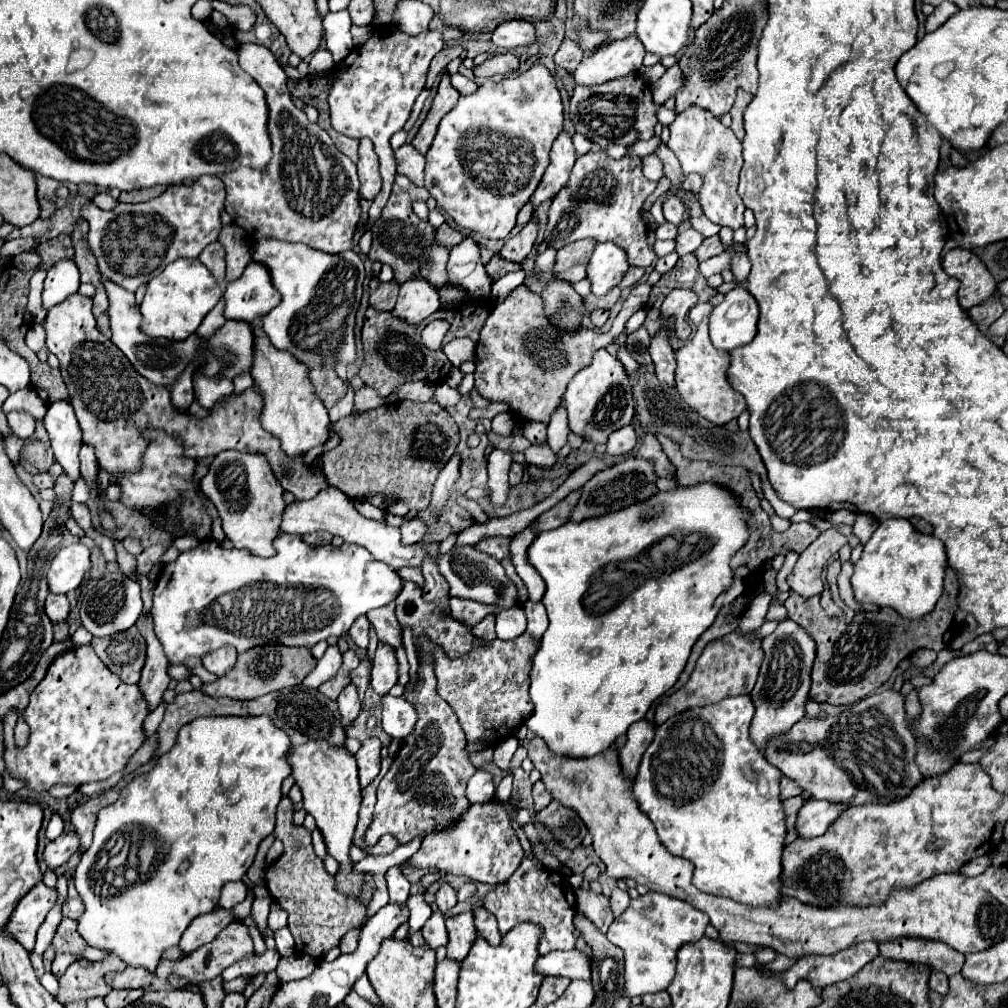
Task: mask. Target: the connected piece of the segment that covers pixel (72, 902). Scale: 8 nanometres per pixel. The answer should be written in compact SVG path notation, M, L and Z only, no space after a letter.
M70 869L70 871L66 871L64 875L68 877L68 897L66 897L66 901L62 903L62 915L70 917L70 919L78 919L78 917L84 913L84 903L82 903L78 891L74 889L74 881L72 881L74 871Z

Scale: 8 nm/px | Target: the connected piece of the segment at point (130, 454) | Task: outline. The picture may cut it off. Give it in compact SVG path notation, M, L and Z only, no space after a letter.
M74 293L72 297L68 297L66 301L58 303L56 307L52 307L46 315L44 321L44 329L46 329L46 347L50 353L54 353L60 359L60 371L64 377L64 383L68 387L70 393L70 405L74 407L76 419L80 423L80 429L84 433L84 443L92 445L96 449L96 459L98 465L102 469L106 469L110 475L120 475L120 473L136 473L142 467L142 457L148 449L148 439L144 437L146 429L156 429L156 431L164 431L170 437L178 439L184 443L184 455L192 457L192 459L204 459L204 457L212 457L224 449L238 449L238 451L260 451L268 457L268 463L272 465L272 471L276 475L276 479L282 483L282 487L290 493L294 493L294 497L300 499L310 499L312 495L316 495L320 489L324 489L326 477L320 469L308 469L304 467L304 461L292 461L290 457L286 457L280 449L280 441L278 437L274 437L272 433L264 431L260 425L260 393L256 393L256 387L246 389L240 395L228 395L224 397L220 403L216 403L206 419L198 419L192 417L188 411L178 411L172 405L172 397L170 391L166 387L154 387L146 377L142 377L140 373L136 373L136 369L132 367L132 363L128 361L128 357L110 341L106 339L98 327L96 327L96 319L92 315L92 299L84 297L80 293Z

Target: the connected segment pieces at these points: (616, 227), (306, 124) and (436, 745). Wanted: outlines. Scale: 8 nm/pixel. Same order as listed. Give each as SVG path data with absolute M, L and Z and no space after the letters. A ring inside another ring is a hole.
M592 149L590 153L578 157L568 183L554 197L548 211L544 241L554 249L584 237L592 237L598 243L612 241L628 253L630 265L650 267L656 253L646 243L648 227L640 219L640 209L654 189L656 183L646 179L642 173L640 157L610 159L600 149Z
M242 45L238 55L242 69L250 73L266 93L274 157L264 171L240 167L220 177L226 185L226 211L236 225L250 233L250 241L268 237L304 243L324 253L344 253L352 249L362 215L356 165L336 149L320 125L310 123L306 113L294 105L286 87L286 73L268 47Z
M422 657L418 683L412 691L406 691L404 697L416 705L418 723L416 729L404 739L404 747L394 757L390 771L378 785L374 819L364 835L364 843L368 847L376 845L386 833L394 835L398 843L404 845L414 837L426 837L428 833L444 831L454 827L470 807L470 801L466 799L466 783L476 773L476 769L468 761L468 751L464 749L466 737L460 729L454 709L450 709L436 693L436 677L430 657ZM402 767L406 767L406 775L400 779Z

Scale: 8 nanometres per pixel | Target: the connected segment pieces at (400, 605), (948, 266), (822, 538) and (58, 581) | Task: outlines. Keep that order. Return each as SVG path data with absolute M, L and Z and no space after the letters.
M406 581L404 589L400 591L400 597L396 597L396 617L402 627L406 625L412 627L414 637L424 633L432 637L432 641L438 641L438 645L442 645L450 657L460 657L468 653L468 649L472 649L472 643L474 643L472 627L460 619L454 619L450 611L442 611L436 603L426 603L422 587L418 587L412 581Z
M954 247L946 251L942 267L950 277L956 277L962 283L958 289L958 299L964 309L984 303L996 289L994 277L970 249Z
M836 529L822 531L818 535L818 539L800 553L800 557L794 565L794 571L788 575L788 583L790 583L792 591L796 591L804 597L822 593L822 589L824 589L822 579L820 579L822 569L830 561L830 557L840 551L840 547L846 541L848 539L842 533L838 533Z
M74 543L64 547L52 559L48 571L48 583L52 593L68 593L78 589L84 581L84 575L92 569L90 549L84 543Z

